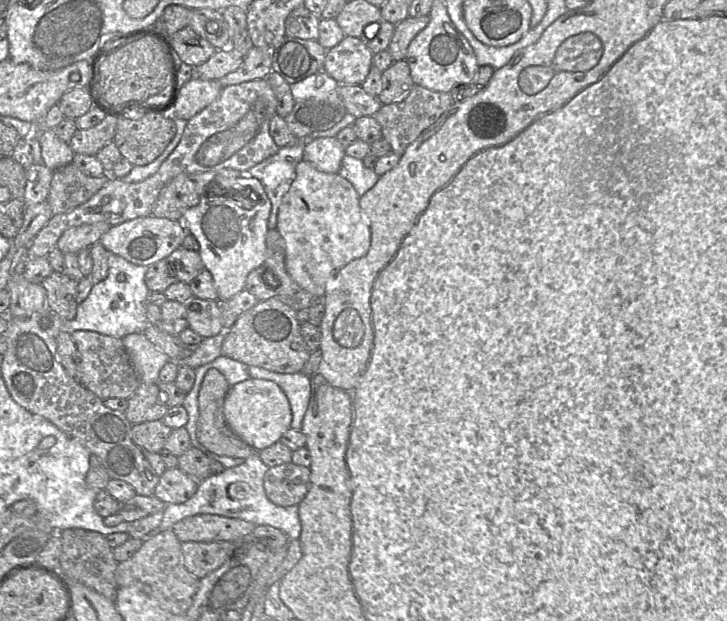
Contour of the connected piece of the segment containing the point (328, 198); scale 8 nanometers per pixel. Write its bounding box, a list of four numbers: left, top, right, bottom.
[277,161,370,299]

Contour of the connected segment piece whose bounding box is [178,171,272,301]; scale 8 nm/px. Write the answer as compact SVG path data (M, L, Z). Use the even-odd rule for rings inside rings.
M240 171L241 177L223 178L215 184L240 184L240 194L229 197L215 196L208 186L200 202L189 208L178 220L199 242L199 254L213 277L220 301L228 300L245 289L248 274L260 267L266 258L266 236L271 213L271 201L260 180L248 171Z

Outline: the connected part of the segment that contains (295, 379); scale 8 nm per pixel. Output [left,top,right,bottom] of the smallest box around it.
[248,366,310,430]

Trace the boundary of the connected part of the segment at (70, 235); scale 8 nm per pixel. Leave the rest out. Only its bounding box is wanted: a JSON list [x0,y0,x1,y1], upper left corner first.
[57,222,111,254]

